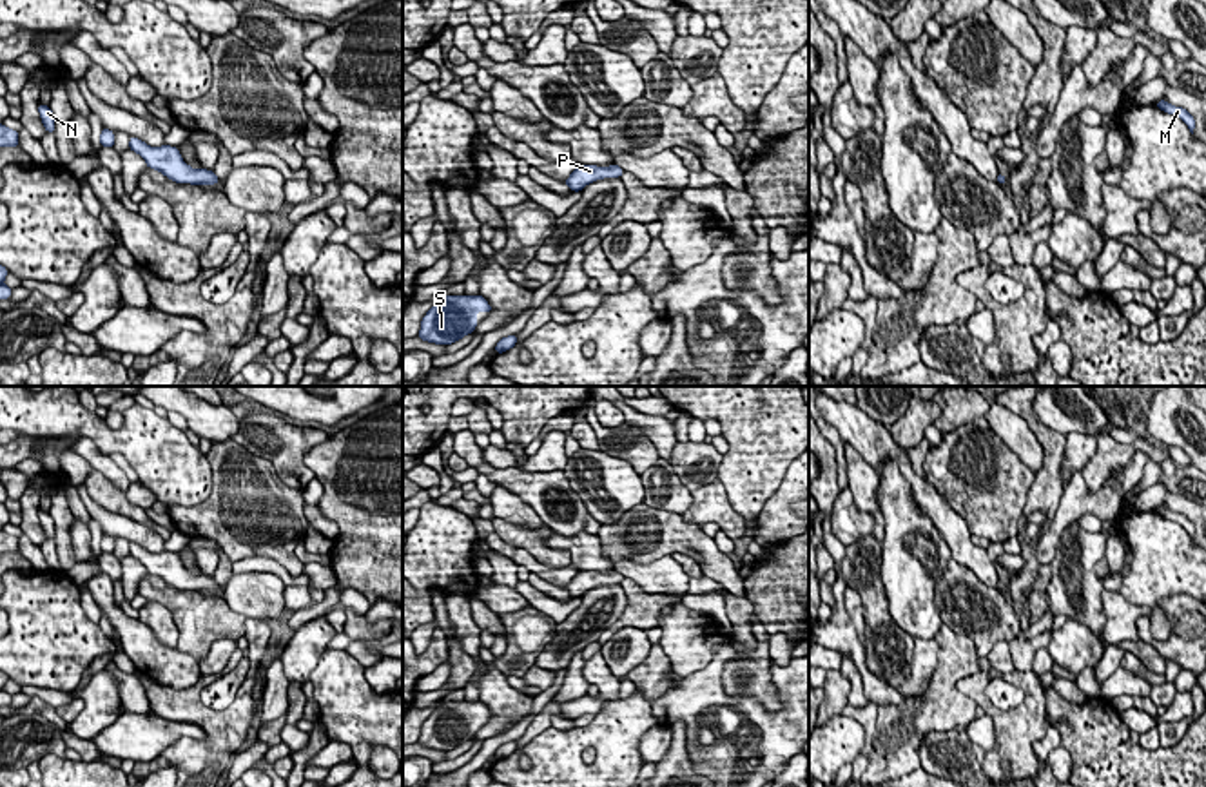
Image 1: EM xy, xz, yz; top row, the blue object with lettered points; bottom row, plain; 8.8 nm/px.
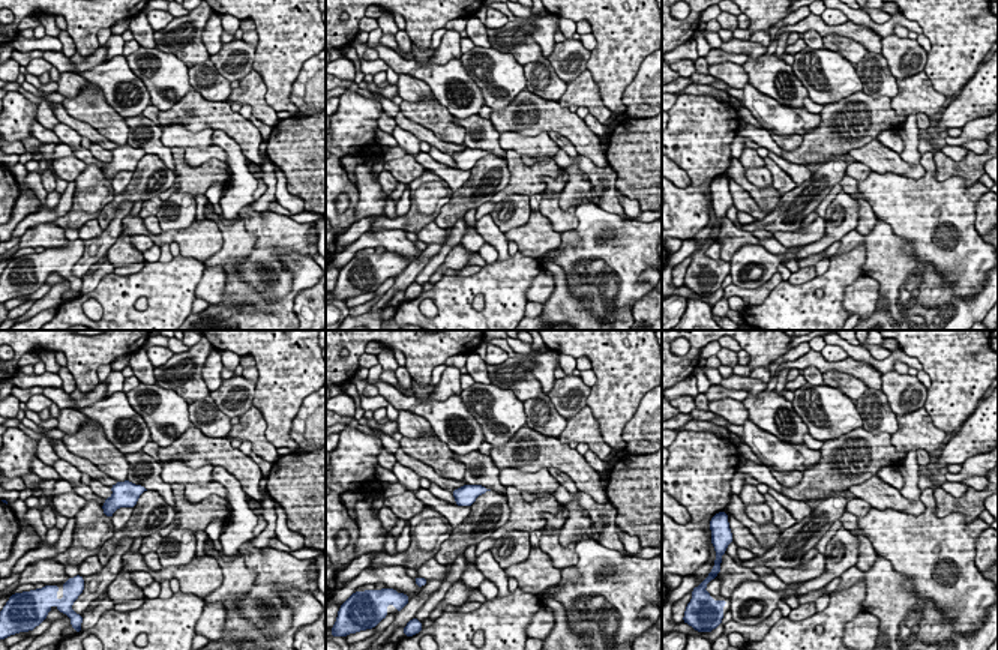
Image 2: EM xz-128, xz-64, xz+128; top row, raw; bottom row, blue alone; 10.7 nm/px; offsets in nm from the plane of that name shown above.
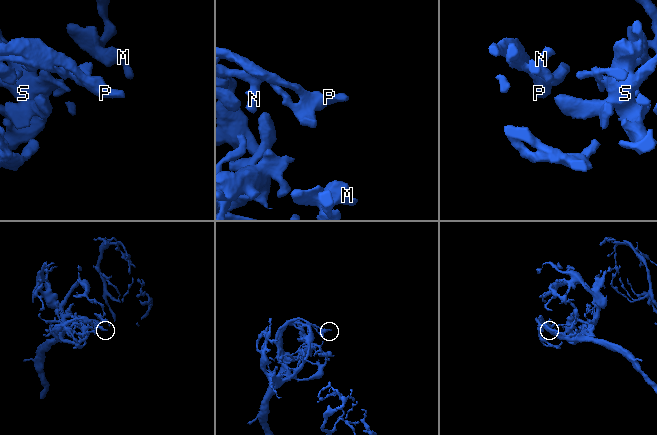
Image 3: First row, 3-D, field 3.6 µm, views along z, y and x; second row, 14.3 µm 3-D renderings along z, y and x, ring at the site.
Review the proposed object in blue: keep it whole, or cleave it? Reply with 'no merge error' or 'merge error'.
no merge error

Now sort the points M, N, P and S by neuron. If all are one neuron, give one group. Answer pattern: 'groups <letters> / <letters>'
groups M N P S

